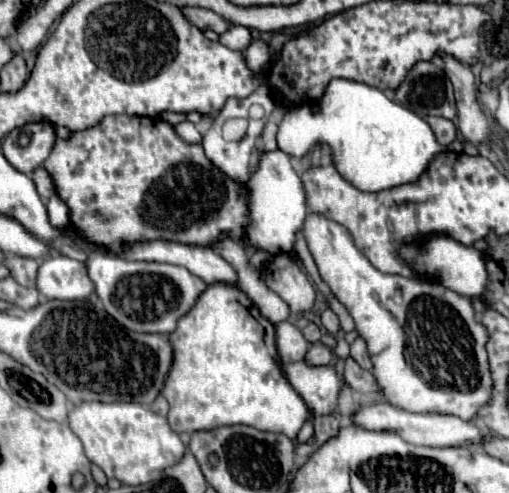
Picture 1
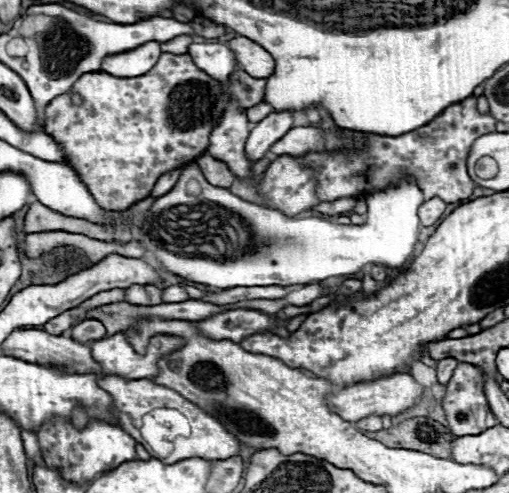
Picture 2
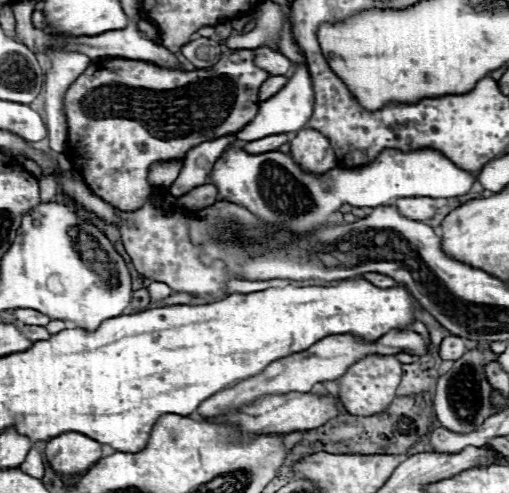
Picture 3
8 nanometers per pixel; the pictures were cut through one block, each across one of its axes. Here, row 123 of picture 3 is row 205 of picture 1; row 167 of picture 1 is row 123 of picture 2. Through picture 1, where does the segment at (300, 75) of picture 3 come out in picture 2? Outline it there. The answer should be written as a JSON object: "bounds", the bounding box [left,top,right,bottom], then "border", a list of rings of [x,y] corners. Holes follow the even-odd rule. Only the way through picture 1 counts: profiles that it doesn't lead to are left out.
{"bounds":[246,112,292,162],"border":[[[272,112],[264,120],[260,120],[248,140],[246,140],[246,156],[250,162],[256,162],[266,156],[274,142],[278,142],[286,132],[292,130],[292,114],[290,112]]]}

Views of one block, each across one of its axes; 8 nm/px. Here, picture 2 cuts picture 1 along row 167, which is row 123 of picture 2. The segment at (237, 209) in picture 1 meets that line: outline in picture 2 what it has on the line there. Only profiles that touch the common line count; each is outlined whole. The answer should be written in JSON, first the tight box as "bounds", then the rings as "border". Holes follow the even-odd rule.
{"bounds":[44,52,228,210],"border":[[[164,52],[158,64],[144,76],[116,78],[106,72],[82,74],[72,90],[82,96],[82,104],[74,106],[70,94],[54,98],[44,108],[44,128],[48,126],[46,134],[50,134],[66,150],[72,168],[80,174],[82,182],[104,210],[130,208],[134,202],[150,196],[162,174],[198,158],[208,148],[208,136],[228,102],[224,86],[214,82],[208,74],[202,74],[188,54],[168,52]]]}

